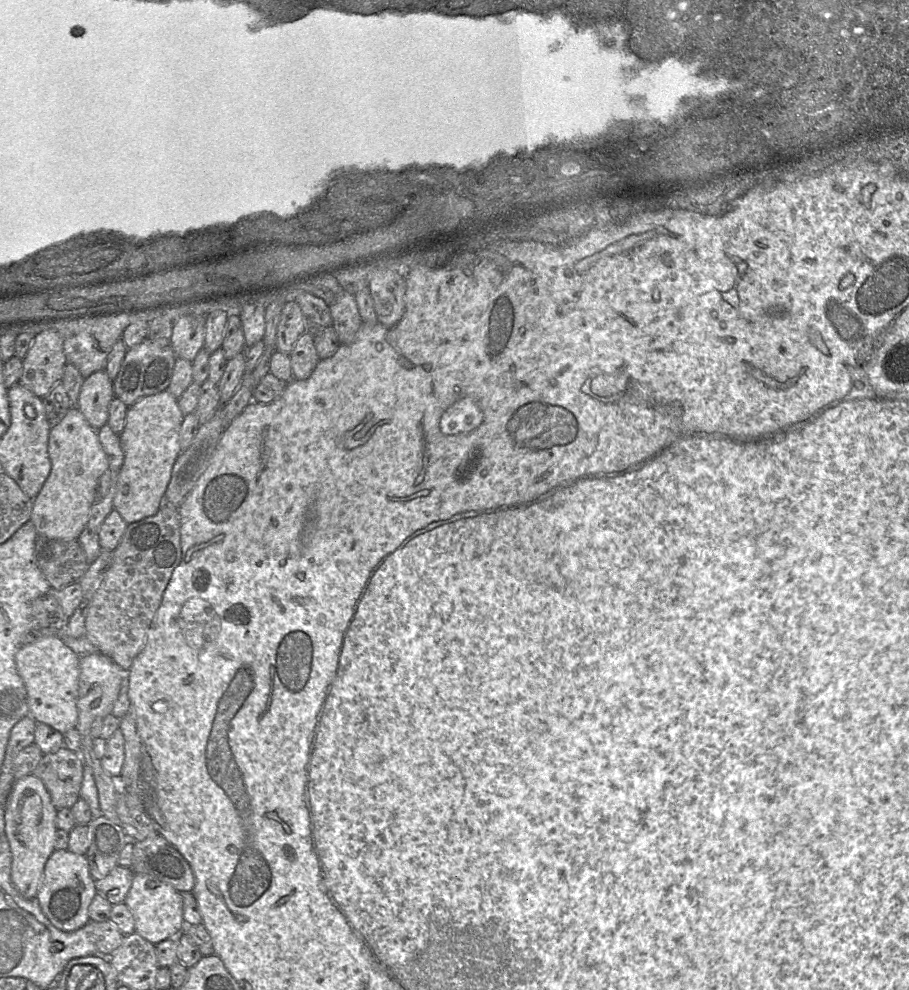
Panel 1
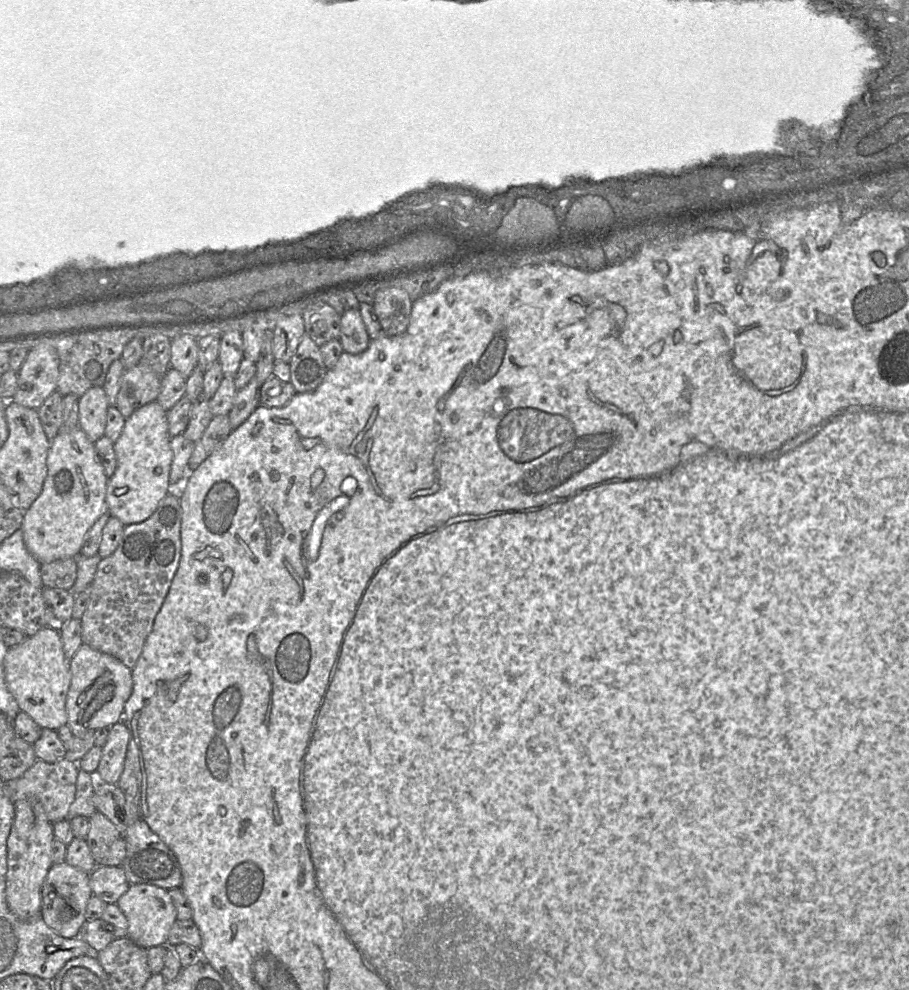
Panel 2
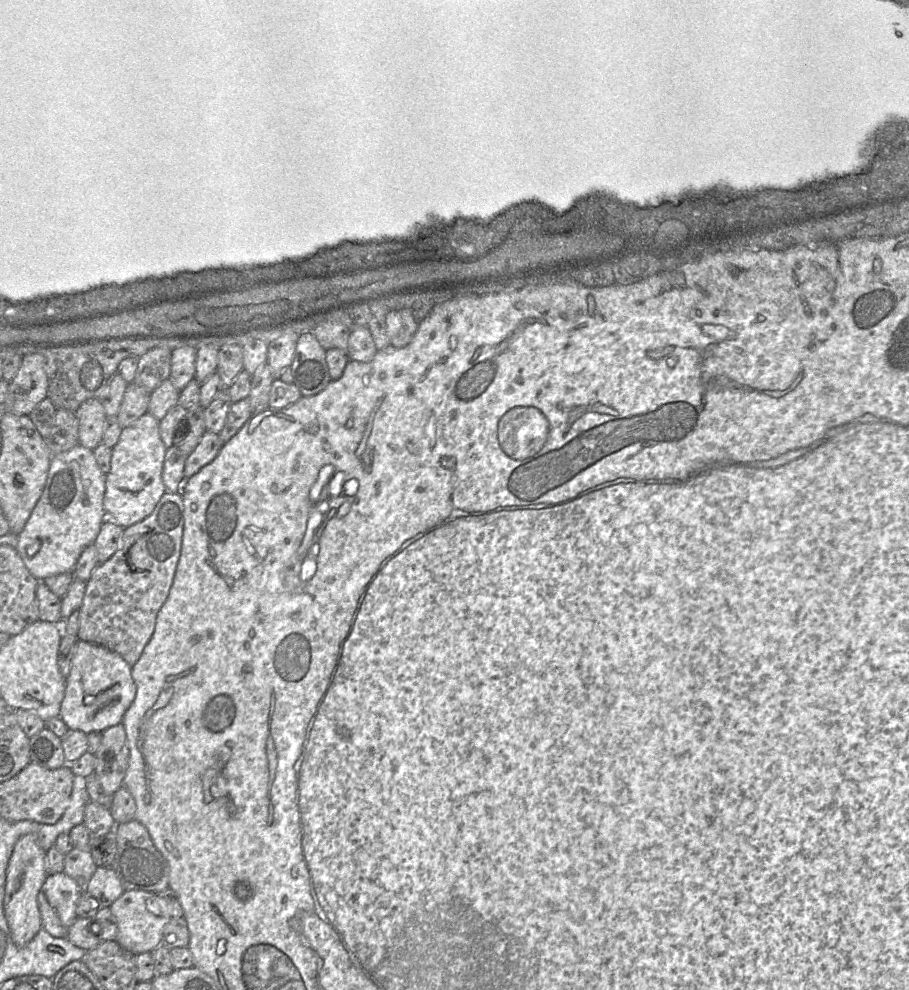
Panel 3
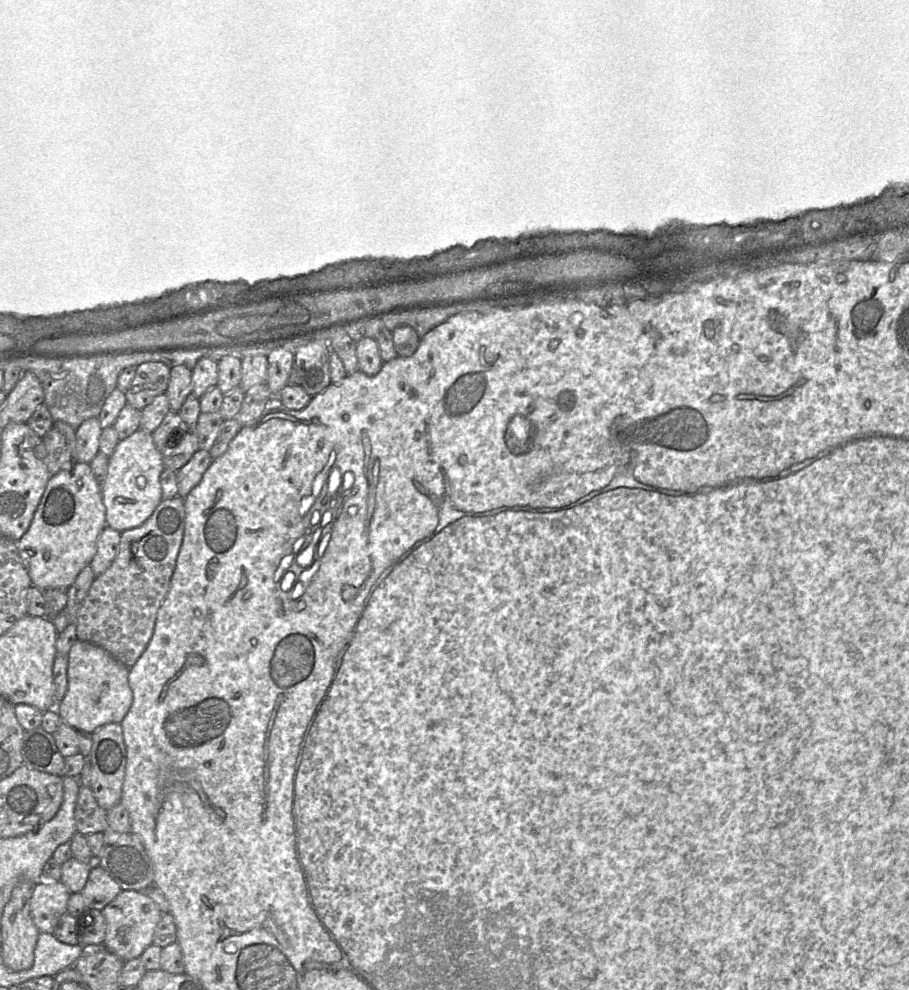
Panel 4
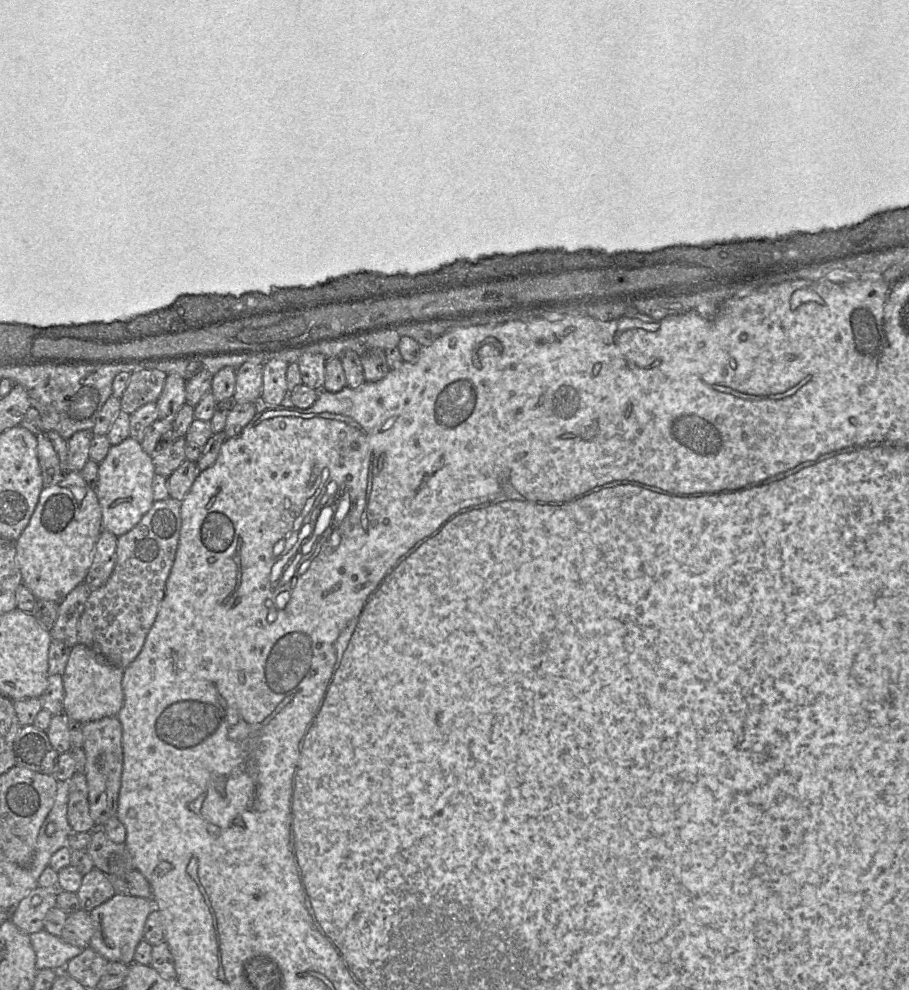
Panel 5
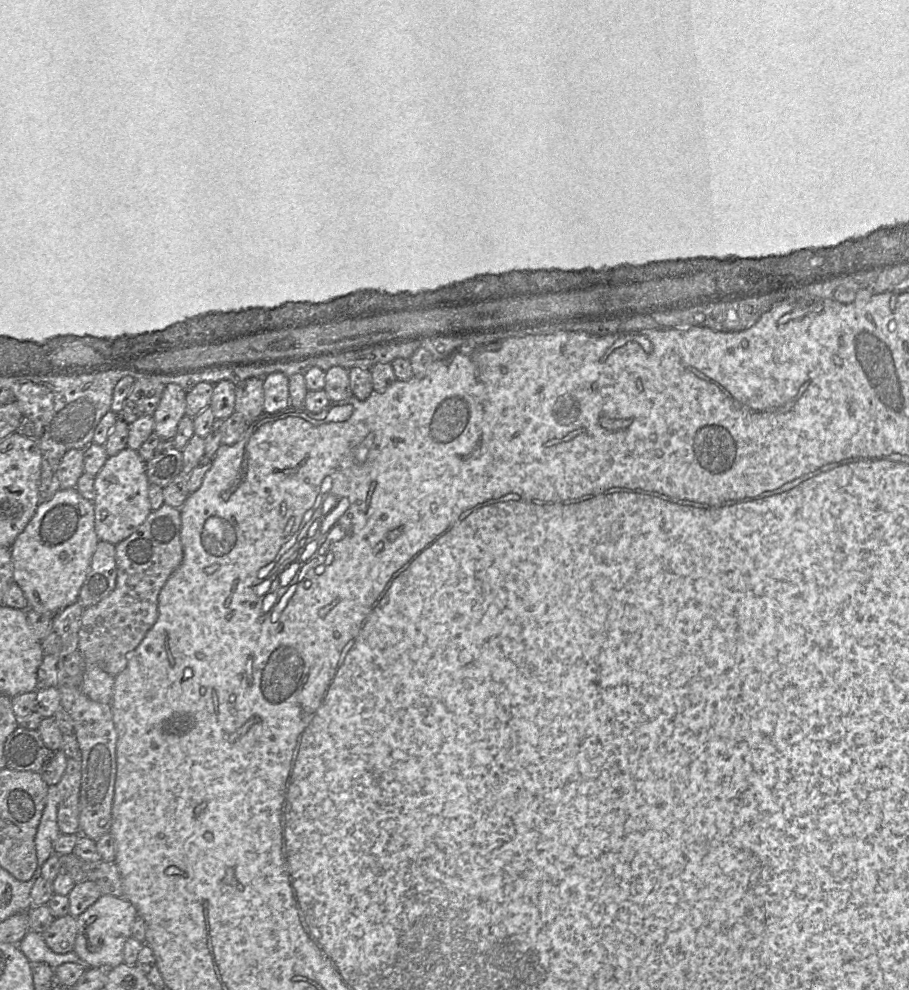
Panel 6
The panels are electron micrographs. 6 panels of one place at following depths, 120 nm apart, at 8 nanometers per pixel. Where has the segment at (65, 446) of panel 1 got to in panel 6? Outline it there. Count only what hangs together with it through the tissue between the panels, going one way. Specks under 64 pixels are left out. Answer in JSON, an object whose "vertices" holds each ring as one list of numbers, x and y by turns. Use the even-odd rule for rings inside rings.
{"vertices":[[75,487,59,489,50,500,39,503,34,516,11,546,13,580,27,598,29,609,56,615,78,601,98,541,94,503,82,497]]}

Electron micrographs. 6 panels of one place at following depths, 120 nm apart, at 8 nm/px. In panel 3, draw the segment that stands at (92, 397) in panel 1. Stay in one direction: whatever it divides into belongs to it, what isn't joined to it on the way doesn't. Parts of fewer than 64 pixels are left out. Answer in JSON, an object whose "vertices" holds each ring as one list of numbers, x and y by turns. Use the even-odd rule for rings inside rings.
{"vertices":[[88,399,75,412,79,444,94,450,103,441,106,413,99,399]]}

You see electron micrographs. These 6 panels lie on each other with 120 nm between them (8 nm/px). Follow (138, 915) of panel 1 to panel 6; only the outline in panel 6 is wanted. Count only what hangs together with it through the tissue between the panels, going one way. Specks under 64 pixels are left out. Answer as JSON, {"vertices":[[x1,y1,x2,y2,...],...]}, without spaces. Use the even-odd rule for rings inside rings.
{"vertices":[[102,895,77,919,74,952,87,968,112,969,122,963,125,942,131,937,131,927,138,917,136,908,123,897]]}

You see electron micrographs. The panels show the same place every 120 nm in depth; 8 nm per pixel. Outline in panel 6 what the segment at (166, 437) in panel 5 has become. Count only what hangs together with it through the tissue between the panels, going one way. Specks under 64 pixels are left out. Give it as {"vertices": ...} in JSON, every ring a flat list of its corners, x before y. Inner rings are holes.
{"vertices":[[172,440,161,441,153,457,146,463,146,475,150,484,166,487,183,469,183,454]]}

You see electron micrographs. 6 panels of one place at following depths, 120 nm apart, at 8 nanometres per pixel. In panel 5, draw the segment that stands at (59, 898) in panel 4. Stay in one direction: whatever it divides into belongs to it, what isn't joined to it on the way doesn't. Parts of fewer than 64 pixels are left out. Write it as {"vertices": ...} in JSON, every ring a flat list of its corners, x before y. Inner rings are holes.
{"vertices":[[33,889,19,903,11,916,11,921,23,932,31,935,44,929,44,920,48,911,56,907,56,897,60,889]]}

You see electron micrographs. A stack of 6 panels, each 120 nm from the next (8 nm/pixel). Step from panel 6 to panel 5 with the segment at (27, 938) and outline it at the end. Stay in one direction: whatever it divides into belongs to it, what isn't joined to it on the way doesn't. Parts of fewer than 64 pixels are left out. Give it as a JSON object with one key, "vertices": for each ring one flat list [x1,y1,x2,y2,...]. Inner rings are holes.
{"vertices":[[42,929,30,936,31,946,36,954,36,969,64,970,66,964,79,955,84,948,70,945,60,937]]}

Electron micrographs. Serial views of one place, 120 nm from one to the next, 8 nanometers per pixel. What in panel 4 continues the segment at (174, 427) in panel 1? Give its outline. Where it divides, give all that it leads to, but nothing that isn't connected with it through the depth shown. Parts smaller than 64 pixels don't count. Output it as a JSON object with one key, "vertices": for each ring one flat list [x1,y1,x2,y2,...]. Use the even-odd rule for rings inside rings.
{"vertices":[[139,428,120,440,108,458,108,471,101,483,107,526,123,532,141,526,163,500,160,476,165,466,163,454,156,448,152,433]]}

